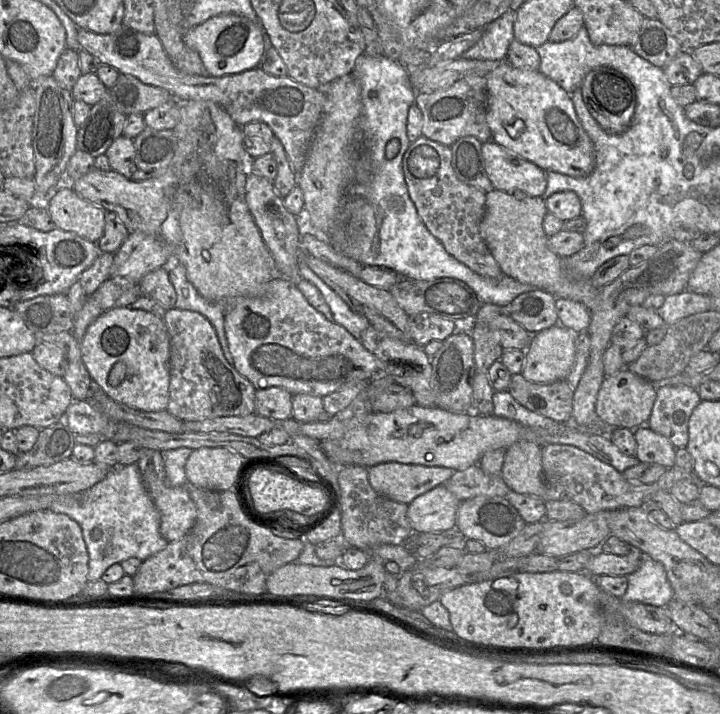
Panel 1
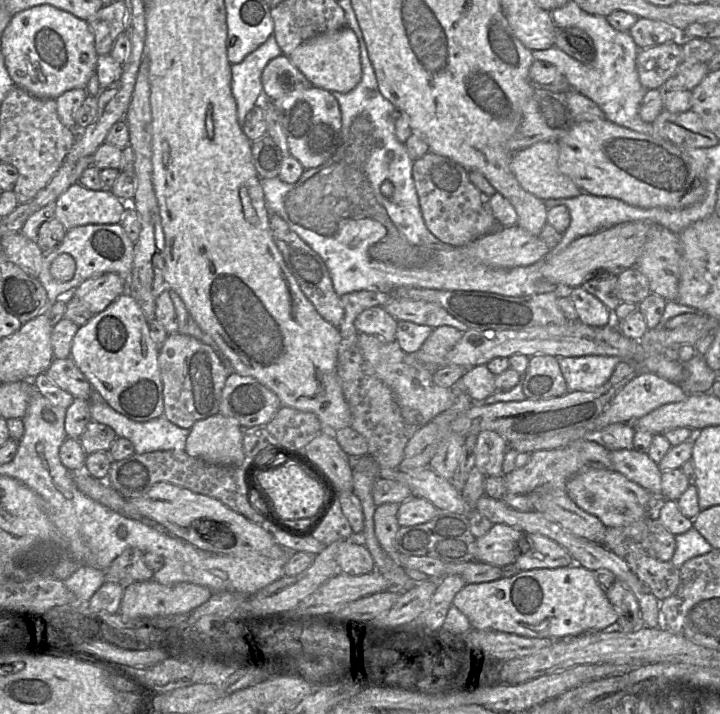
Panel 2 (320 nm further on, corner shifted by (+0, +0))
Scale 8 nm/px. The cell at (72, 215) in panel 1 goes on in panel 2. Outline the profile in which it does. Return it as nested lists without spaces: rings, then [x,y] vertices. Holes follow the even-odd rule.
[[[72,183],[55,201],[54,217],[65,230],[87,224],[120,224],[125,209],[133,208],[108,190],[91,190]]]

